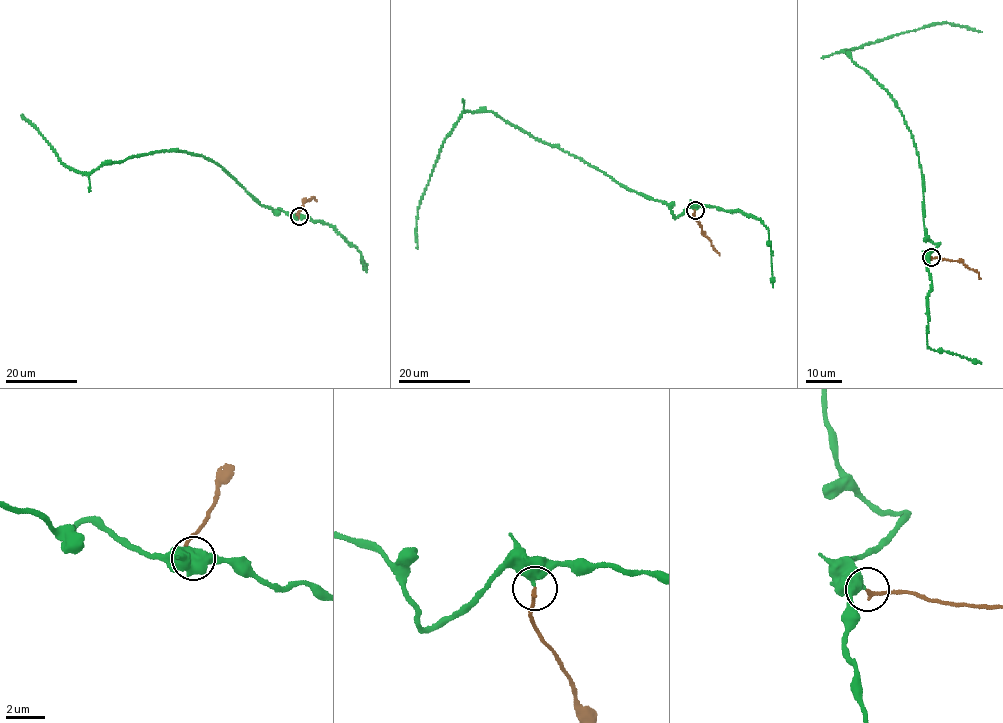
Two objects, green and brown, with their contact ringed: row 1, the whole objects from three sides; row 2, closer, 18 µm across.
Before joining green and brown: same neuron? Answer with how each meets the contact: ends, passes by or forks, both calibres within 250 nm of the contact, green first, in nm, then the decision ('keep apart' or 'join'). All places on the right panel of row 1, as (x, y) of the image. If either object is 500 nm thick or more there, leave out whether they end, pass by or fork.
600/200 nm | join

